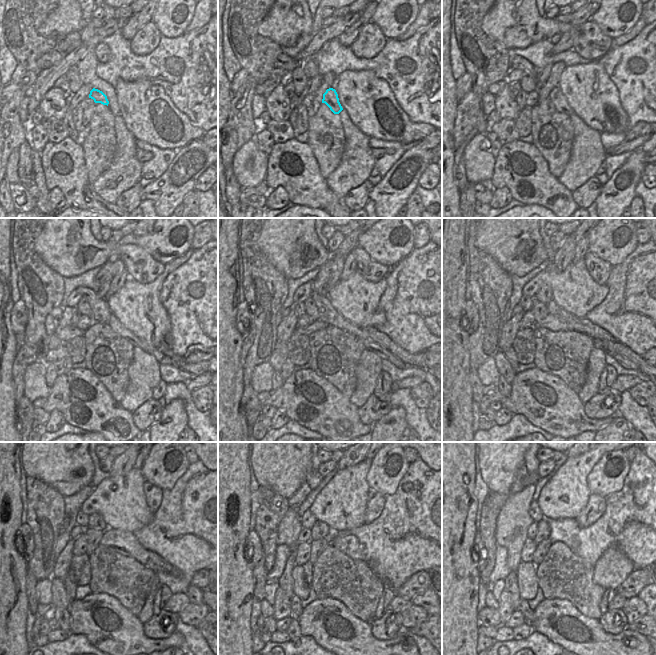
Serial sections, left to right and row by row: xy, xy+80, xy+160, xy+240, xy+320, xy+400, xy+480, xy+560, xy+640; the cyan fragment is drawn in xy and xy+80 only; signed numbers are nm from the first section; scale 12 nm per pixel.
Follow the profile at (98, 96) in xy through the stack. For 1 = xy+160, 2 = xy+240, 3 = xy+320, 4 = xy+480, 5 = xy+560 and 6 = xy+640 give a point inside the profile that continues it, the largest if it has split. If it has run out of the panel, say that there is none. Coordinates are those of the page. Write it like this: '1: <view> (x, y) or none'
1: xy+160 (556, 96)
2: xy+240 (115, 324)
3: xy+320 (383, 353)
4: xy+480 (195, 595)
5: xy+560 (421, 599)
6: xy+640 (645, 595)

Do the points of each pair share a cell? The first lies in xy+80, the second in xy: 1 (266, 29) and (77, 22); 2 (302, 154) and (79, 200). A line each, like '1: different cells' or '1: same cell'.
1: same cell
2: same cell

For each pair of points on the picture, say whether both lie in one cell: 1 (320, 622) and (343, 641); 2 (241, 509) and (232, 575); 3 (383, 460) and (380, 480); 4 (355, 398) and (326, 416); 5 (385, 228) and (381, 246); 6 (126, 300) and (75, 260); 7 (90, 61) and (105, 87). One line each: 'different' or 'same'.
1: same
2: same
3: same
4: different
5: same
6: different
7: same

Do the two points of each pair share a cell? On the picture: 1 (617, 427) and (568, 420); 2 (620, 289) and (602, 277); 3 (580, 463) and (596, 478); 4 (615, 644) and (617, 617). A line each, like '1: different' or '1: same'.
1: different
2: different
3: different
4: different

